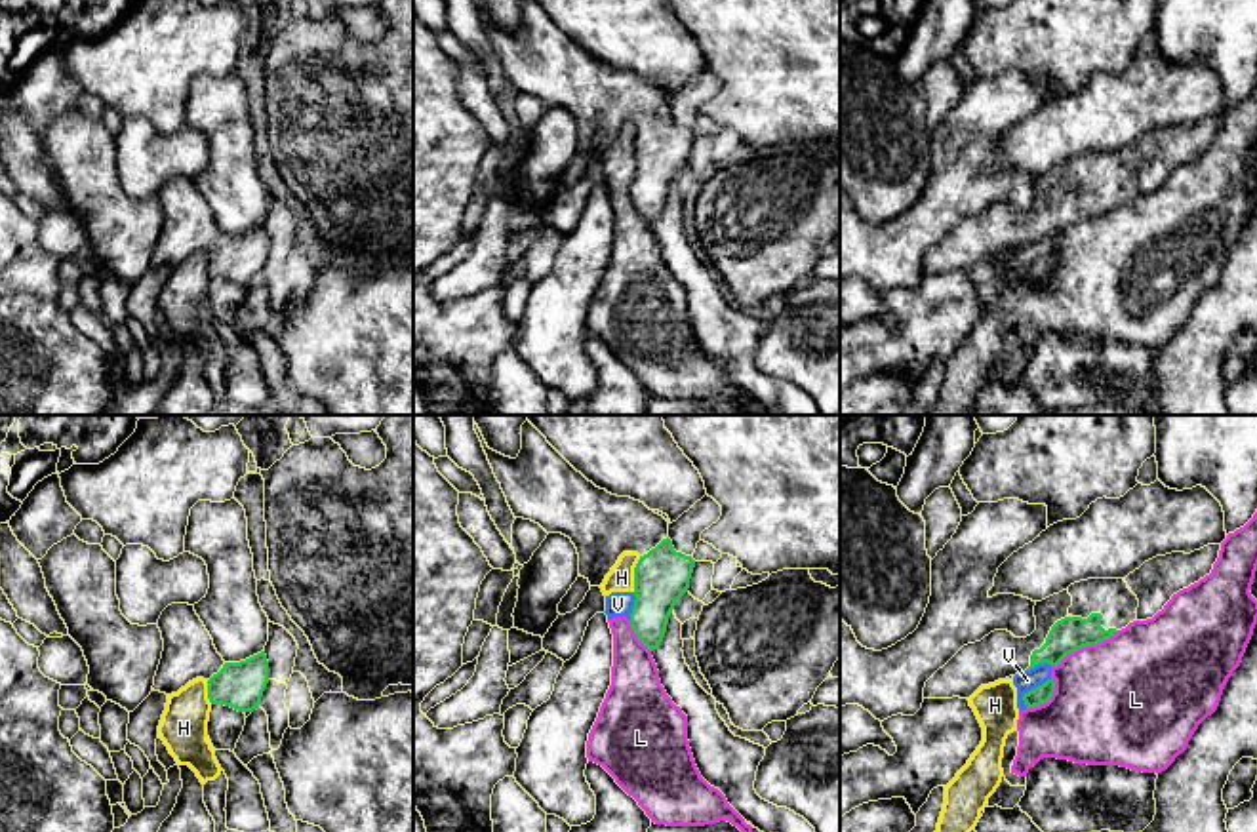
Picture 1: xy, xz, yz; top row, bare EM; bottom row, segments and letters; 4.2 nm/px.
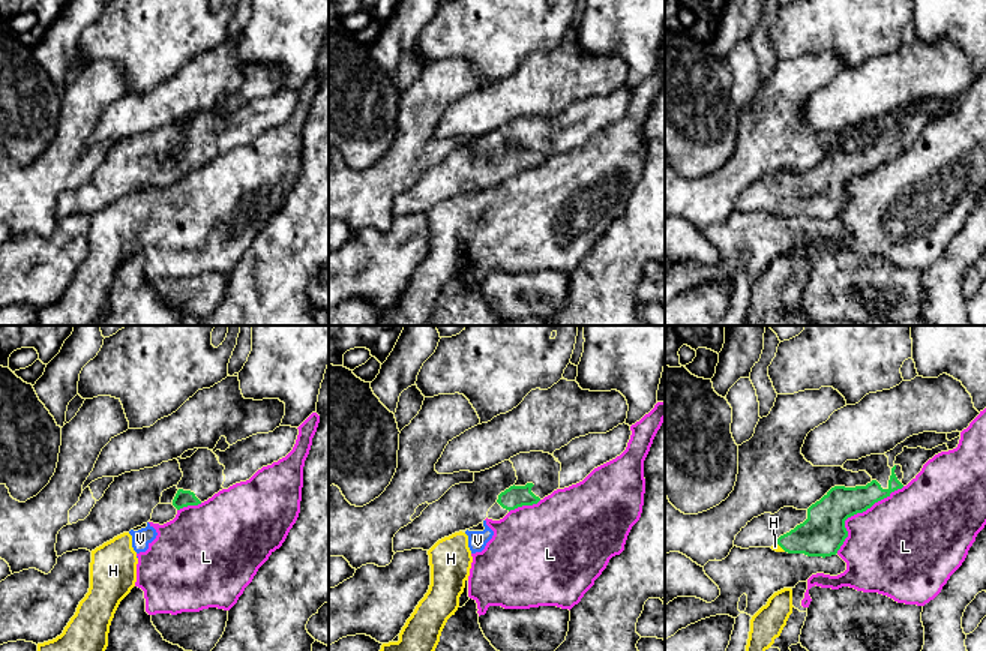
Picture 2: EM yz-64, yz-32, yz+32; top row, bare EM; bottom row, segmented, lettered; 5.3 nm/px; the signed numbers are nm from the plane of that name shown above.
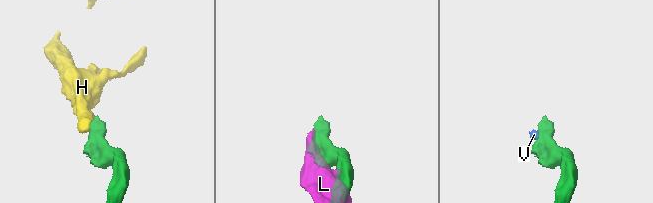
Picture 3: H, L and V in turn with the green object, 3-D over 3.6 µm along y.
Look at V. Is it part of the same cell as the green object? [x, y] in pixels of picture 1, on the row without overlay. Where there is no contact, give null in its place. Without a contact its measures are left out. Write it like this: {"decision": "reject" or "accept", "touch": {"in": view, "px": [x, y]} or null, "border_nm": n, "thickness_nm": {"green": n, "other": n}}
{"decision": "reject", "touch": {"in": "yz", "px": [1033, 263]}, "border_nm": 170, "thickness_nm": {"green": 80, "other": 90}}

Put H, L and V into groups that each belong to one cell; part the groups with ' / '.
H L V

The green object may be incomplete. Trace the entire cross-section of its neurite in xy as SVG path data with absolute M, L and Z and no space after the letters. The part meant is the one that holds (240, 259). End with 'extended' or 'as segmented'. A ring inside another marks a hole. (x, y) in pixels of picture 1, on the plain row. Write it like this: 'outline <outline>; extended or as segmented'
outline M189 177L168 179L158 192L158 202L164 225L154 249L154 265L171 268L189 255L204 251L211 278L225 278L238 286L259 282L269 257L265 225L240 236L225 236L194 179Z; extended

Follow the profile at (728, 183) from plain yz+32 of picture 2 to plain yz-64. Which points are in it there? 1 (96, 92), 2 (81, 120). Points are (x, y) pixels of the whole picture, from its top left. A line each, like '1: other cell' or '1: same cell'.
1: same cell
2: same cell

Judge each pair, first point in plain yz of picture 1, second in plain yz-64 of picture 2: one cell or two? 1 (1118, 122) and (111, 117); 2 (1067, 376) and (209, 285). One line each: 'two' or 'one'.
1: one
2: one

